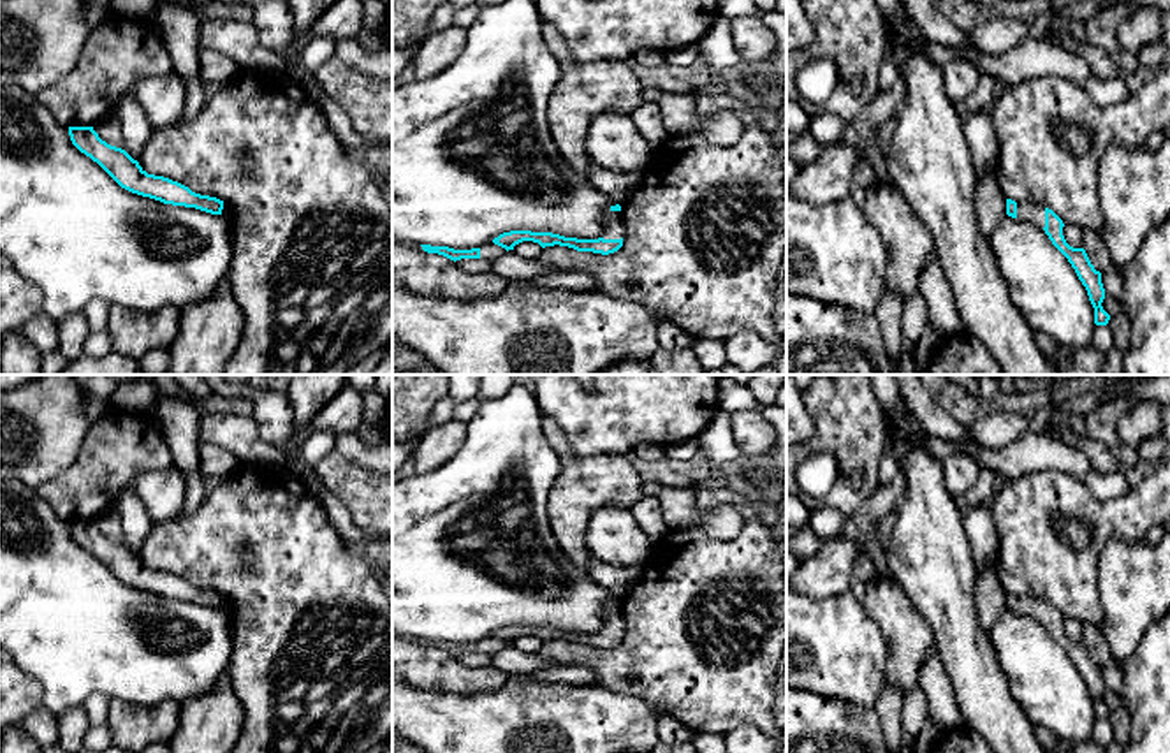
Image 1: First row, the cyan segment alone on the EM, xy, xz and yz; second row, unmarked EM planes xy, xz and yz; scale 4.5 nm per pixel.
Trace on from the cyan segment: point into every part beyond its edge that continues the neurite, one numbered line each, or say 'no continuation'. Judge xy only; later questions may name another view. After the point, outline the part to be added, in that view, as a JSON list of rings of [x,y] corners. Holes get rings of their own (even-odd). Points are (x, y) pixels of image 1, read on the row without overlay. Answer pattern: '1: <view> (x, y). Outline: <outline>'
no continuation

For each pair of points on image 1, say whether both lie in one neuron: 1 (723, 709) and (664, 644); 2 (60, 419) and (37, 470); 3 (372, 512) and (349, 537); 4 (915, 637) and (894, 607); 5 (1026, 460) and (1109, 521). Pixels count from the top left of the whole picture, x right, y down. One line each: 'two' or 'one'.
1: one
2: one
3: two
4: one
5: two

